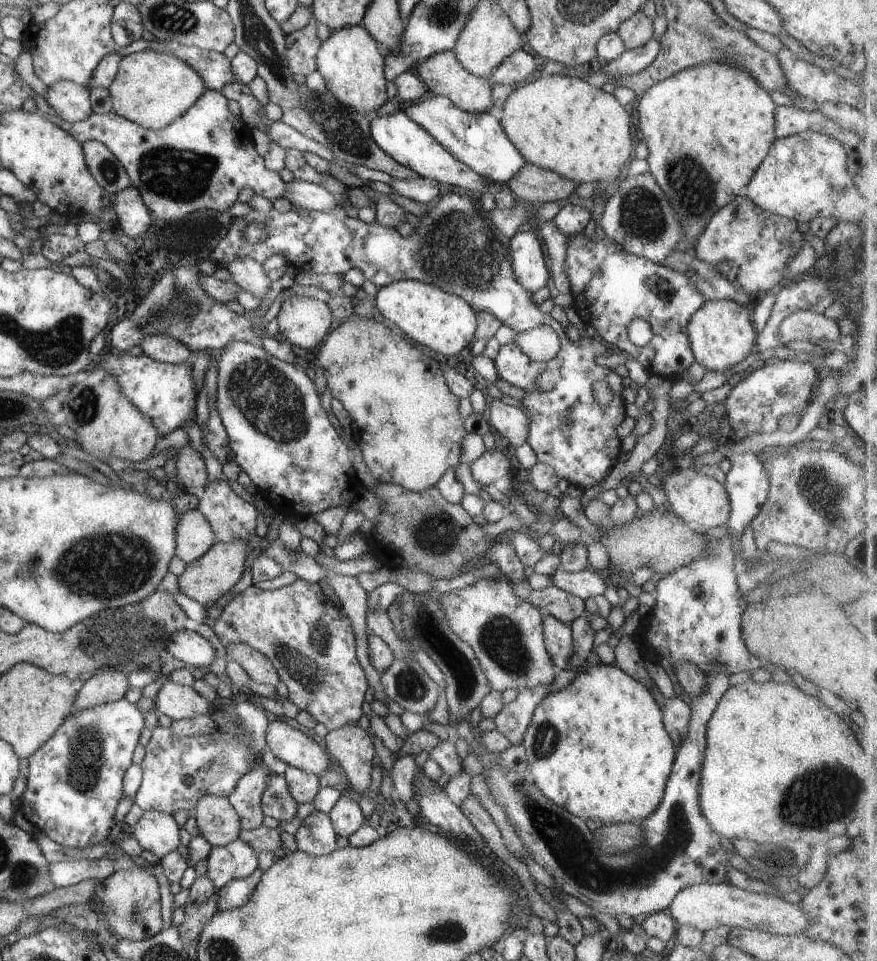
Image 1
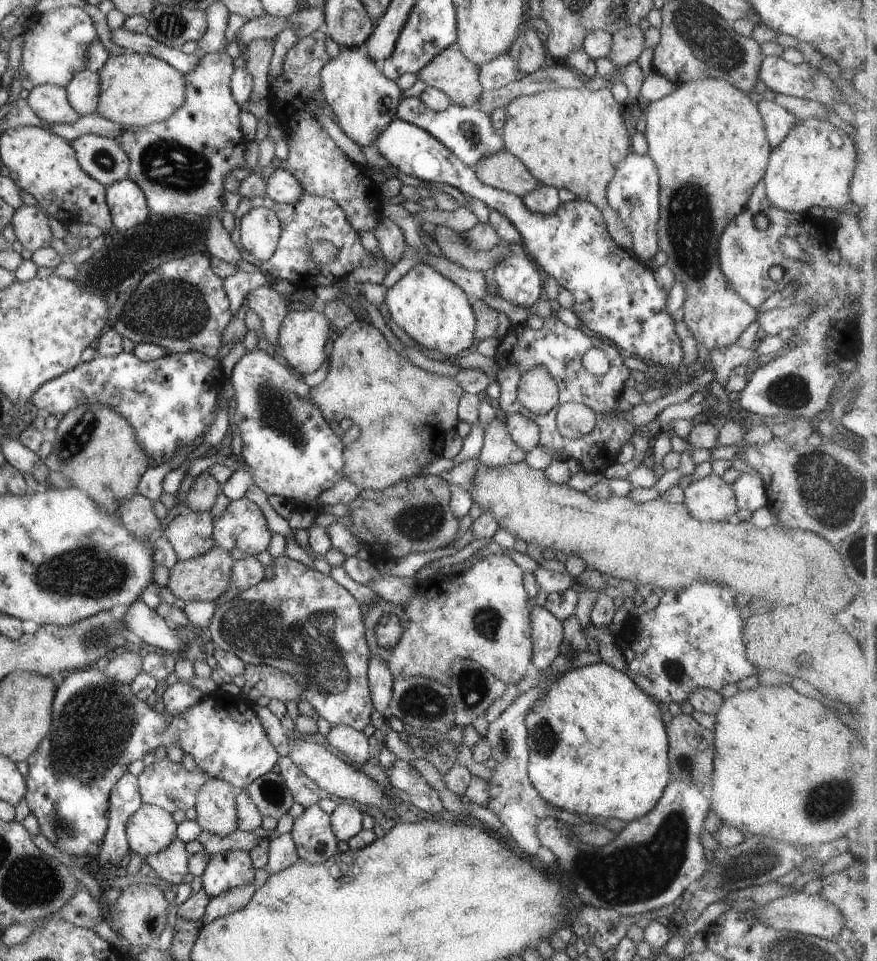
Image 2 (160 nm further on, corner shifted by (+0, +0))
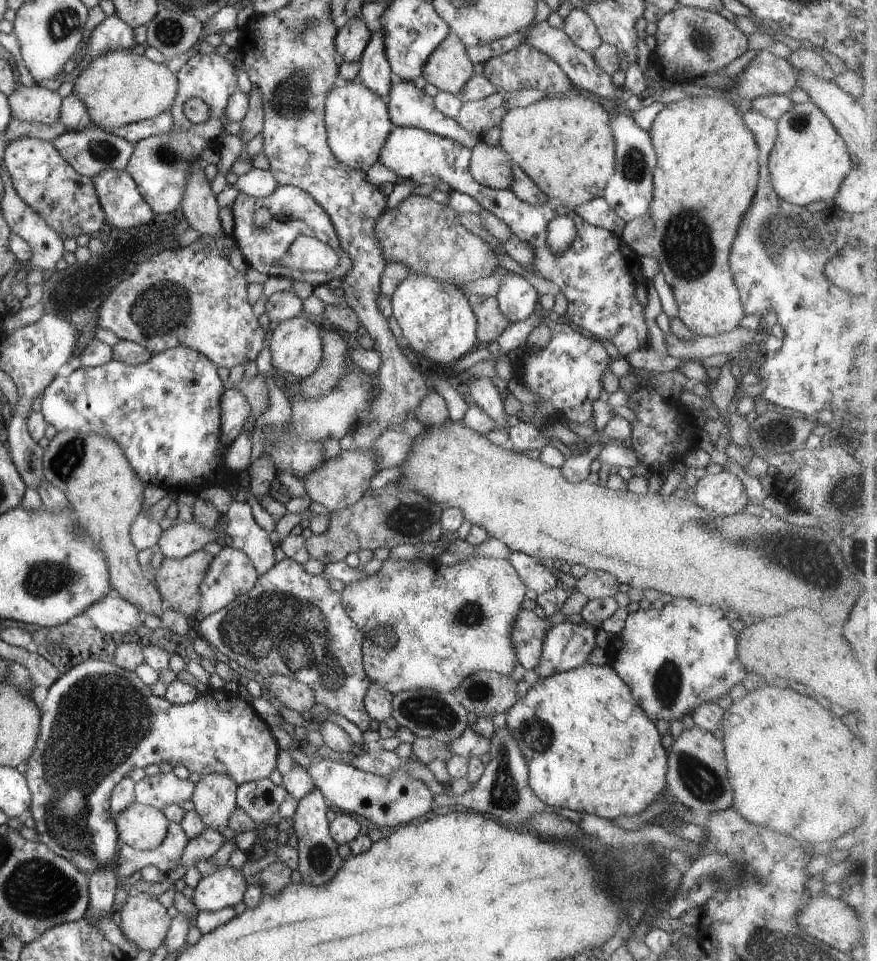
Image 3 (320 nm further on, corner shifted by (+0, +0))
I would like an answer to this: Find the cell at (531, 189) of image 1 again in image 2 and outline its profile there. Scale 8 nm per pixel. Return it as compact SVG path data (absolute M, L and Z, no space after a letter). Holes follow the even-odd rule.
M502 149L501 151L481 158L475 164L474 170L478 175L478 178L486 186L491 186L518 195L519 197L523 197L527 192L542 185L539 180L536 180L529 173L529 170L524 166L524 163L513 154L510 154L506 149Z

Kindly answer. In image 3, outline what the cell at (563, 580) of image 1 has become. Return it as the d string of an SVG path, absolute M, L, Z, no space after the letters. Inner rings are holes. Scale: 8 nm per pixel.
M511 551L507 559L516 569L518 576L522 579L527 590L534 590L537 594L542 594L551 588L560 586L560 578L552 574L548 568L533 556Z

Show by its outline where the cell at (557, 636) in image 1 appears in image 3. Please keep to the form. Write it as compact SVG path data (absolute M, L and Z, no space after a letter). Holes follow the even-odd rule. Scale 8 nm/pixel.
M520 608L510 631L517 664L522 664L526 670L538 664L547 630L551 626L547 619L542 620L534 611Z

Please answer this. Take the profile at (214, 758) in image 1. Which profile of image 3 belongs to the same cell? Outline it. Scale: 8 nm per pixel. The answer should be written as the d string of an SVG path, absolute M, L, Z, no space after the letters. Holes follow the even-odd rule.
M173 772L146 776L135 784L135 802L150 805L158 810L165 806L178 804L182 806L191 800L195 789L195 780L180 780Z

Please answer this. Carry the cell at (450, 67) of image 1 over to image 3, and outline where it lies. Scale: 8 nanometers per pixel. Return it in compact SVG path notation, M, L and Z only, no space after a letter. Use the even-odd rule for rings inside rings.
M450 31L427 58L421 75L428 84L459 96L467 80L474 76L474 64L466 49L456 33Z

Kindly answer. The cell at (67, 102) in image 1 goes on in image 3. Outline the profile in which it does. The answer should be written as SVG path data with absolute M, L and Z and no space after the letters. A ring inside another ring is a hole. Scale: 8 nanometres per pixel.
M21 83L7 97L13 119L45 125L59 120L63 99L51 89Z

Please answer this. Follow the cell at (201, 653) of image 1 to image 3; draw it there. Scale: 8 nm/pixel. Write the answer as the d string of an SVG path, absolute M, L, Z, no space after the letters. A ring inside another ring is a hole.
M112 589L103 599L97 600L94 604L91 604L86 611L83 612L82 616L88 618L93 622L93 625L101 630L104 634L128 633L136 629L144 628L143 619L144 615L141 610L129 602L119 597L119 594Z

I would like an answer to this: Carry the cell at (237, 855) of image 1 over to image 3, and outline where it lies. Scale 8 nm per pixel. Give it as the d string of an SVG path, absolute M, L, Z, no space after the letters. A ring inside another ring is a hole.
M227 864L215 874L202 877L191 901L199 911L216 912L241 902L247 886L241 870L236 871Z

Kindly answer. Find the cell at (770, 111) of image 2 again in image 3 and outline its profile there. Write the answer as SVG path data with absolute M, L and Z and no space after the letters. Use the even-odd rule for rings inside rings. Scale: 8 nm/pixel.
M752 110L742 114L742 118L753 134L761 162L765 163L778 134L776 121Z

